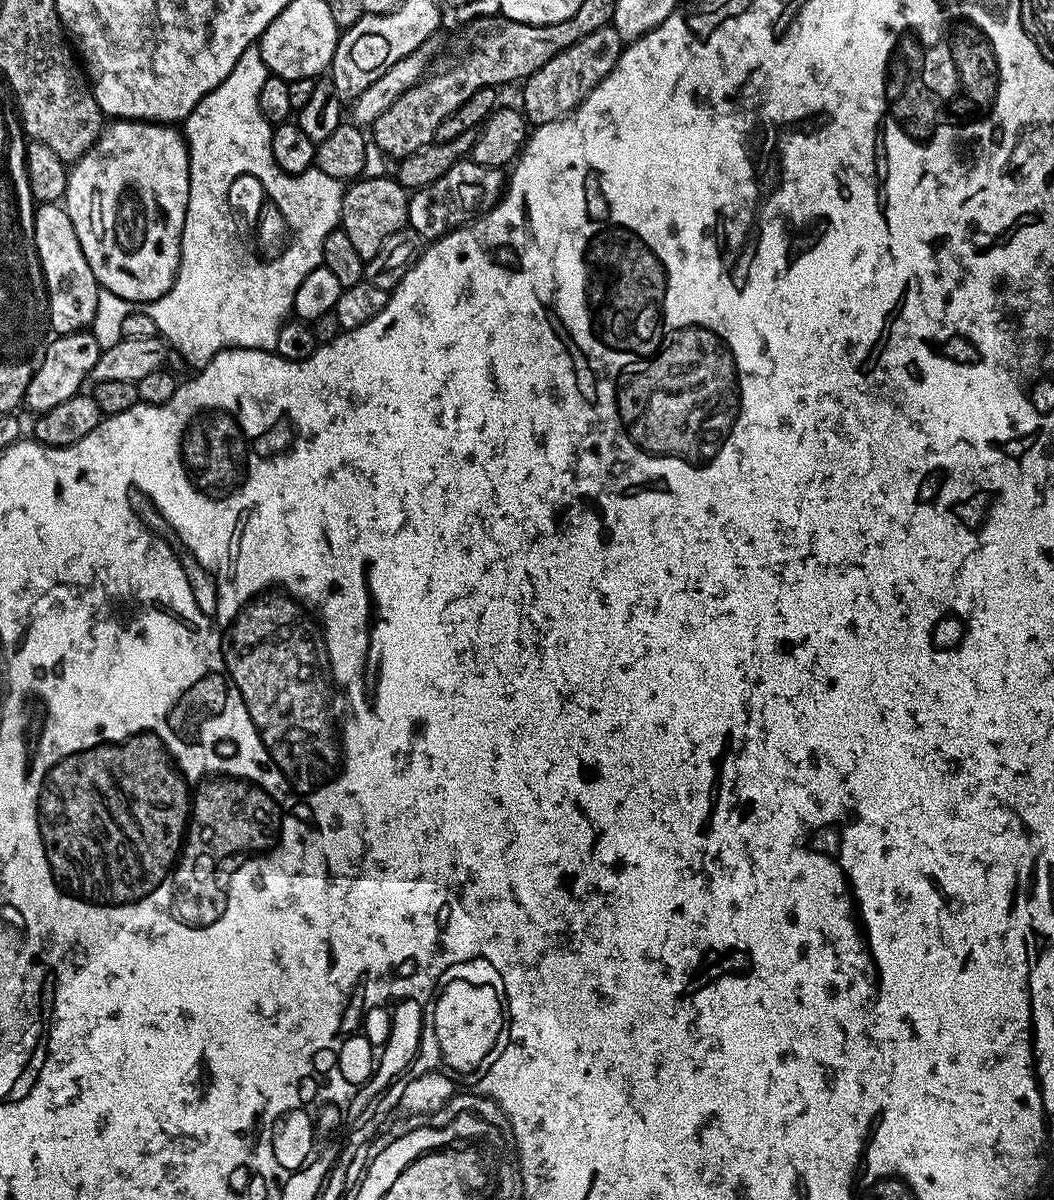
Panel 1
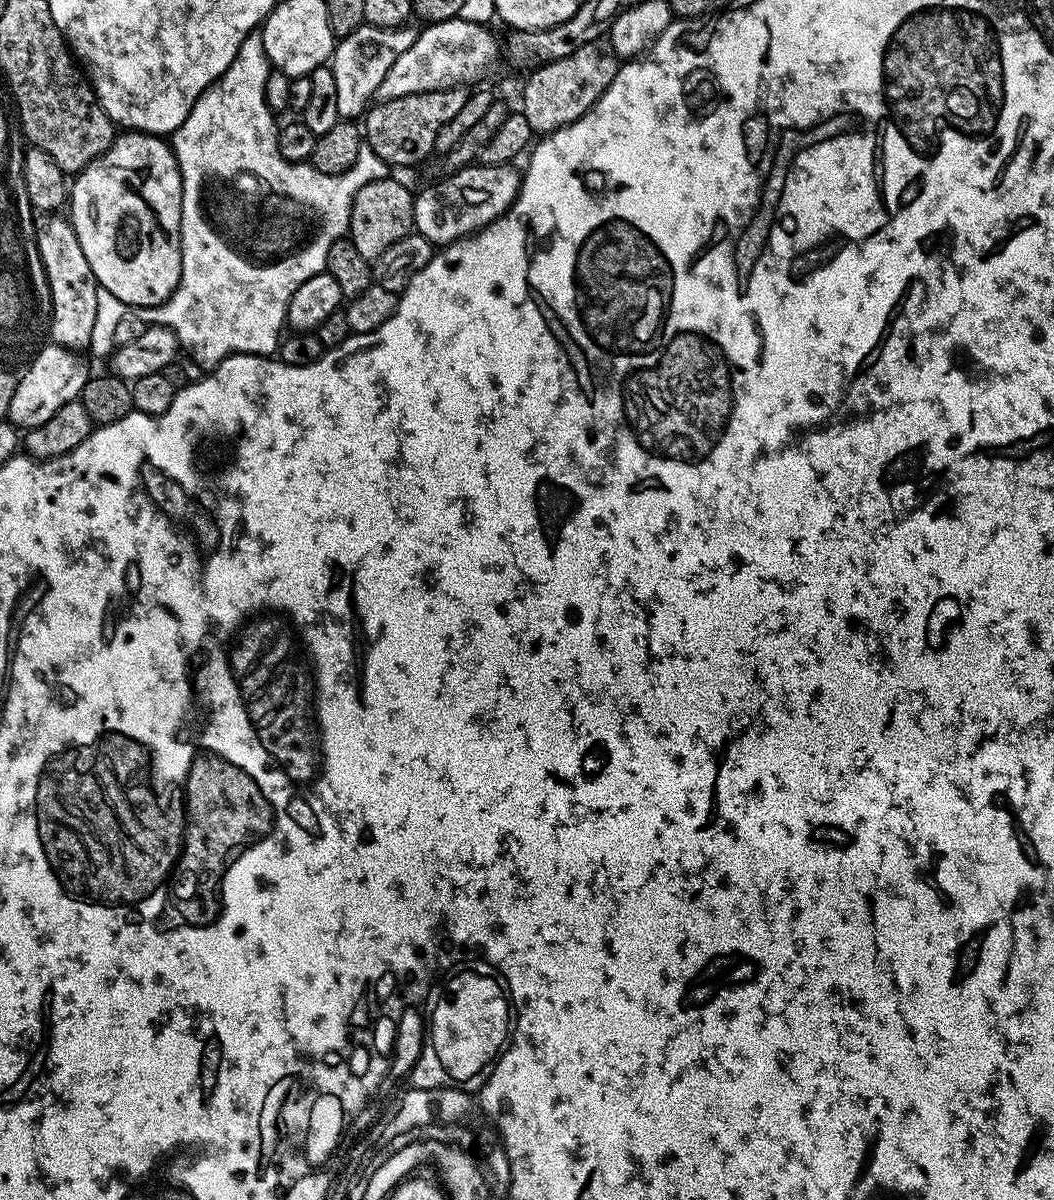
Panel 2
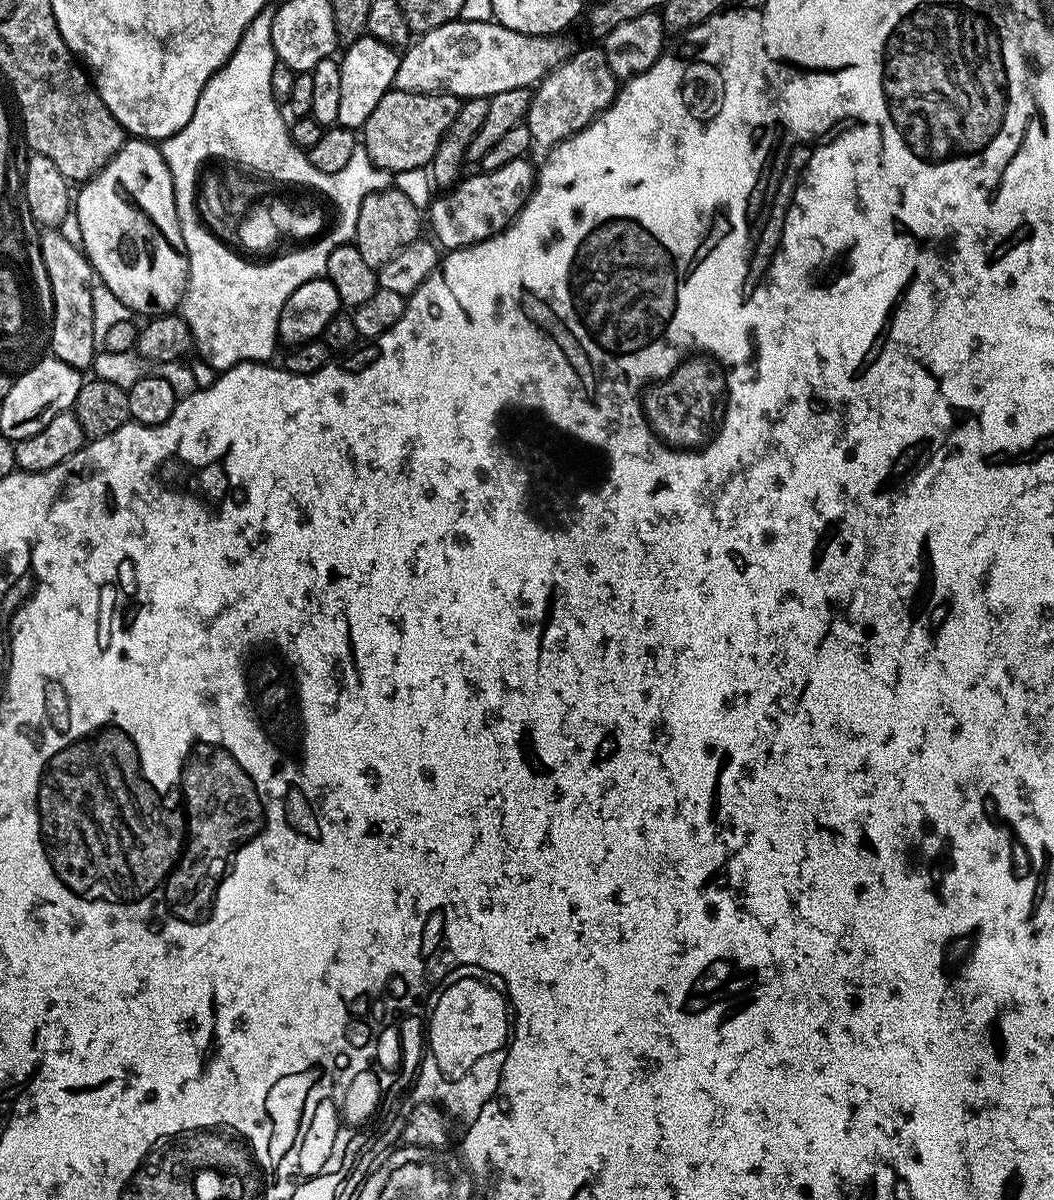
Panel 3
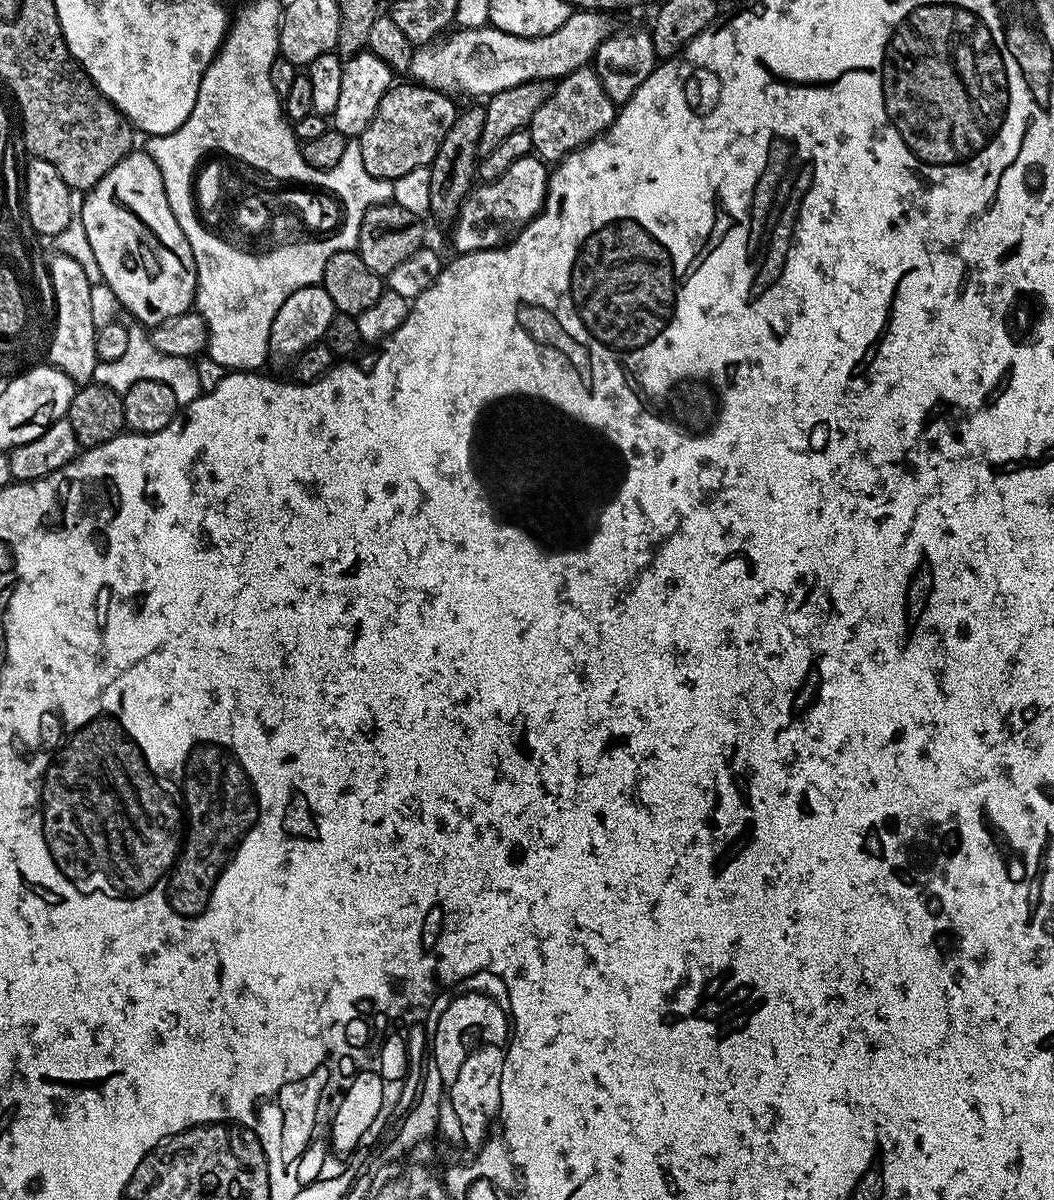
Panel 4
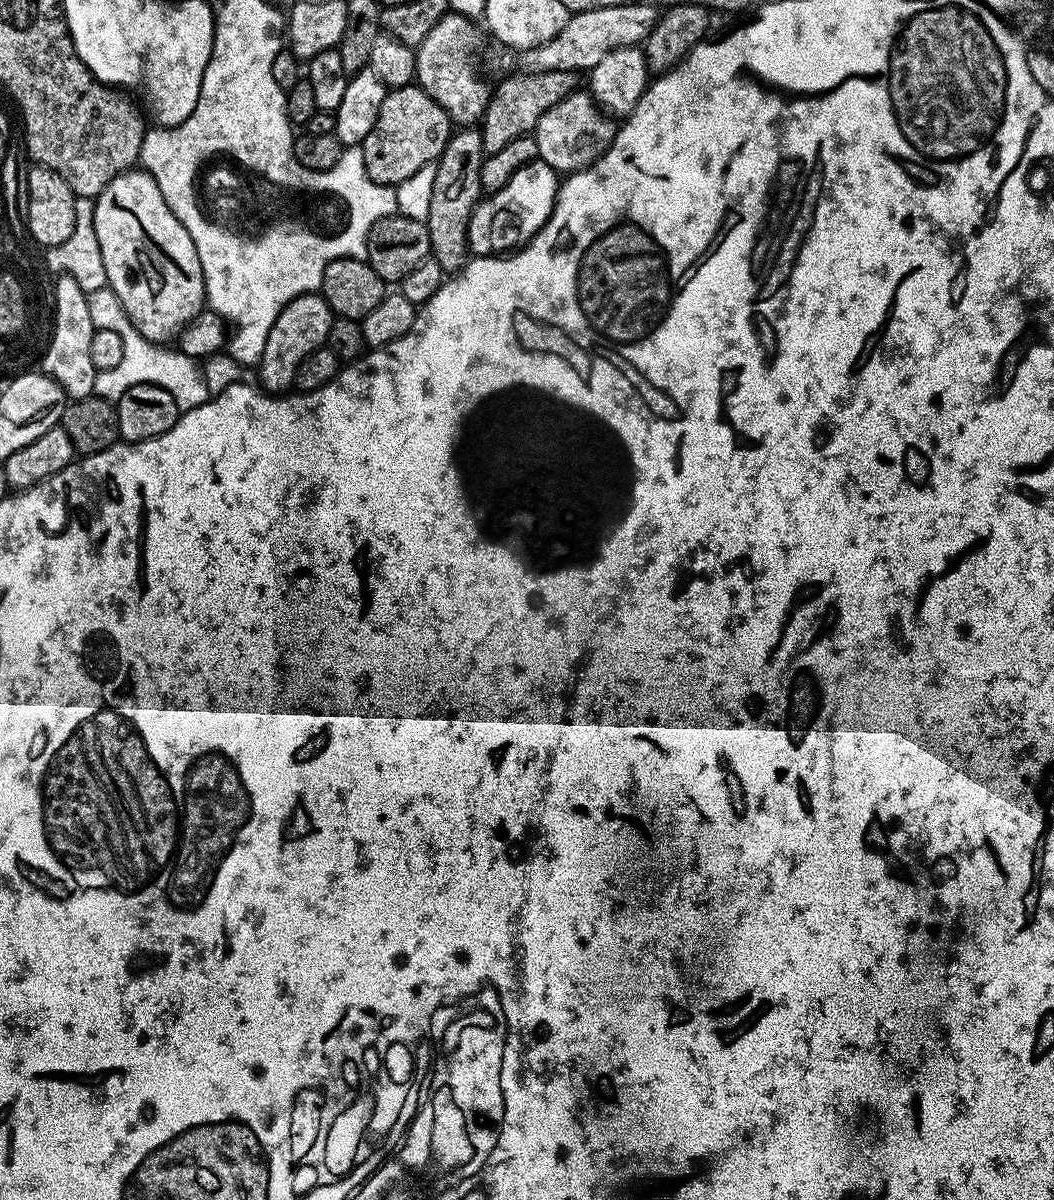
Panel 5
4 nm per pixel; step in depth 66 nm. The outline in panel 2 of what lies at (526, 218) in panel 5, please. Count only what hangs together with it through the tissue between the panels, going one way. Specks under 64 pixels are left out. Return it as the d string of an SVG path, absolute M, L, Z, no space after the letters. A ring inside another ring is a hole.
M473 162L467 168L447 173L443 177L445 180L440 180L421 192L417 191L412 202L415 231L422 233L433 246L443 246L485 228L507 212L508 207L516 201L521 173L514 169L512 164L486 166Z

